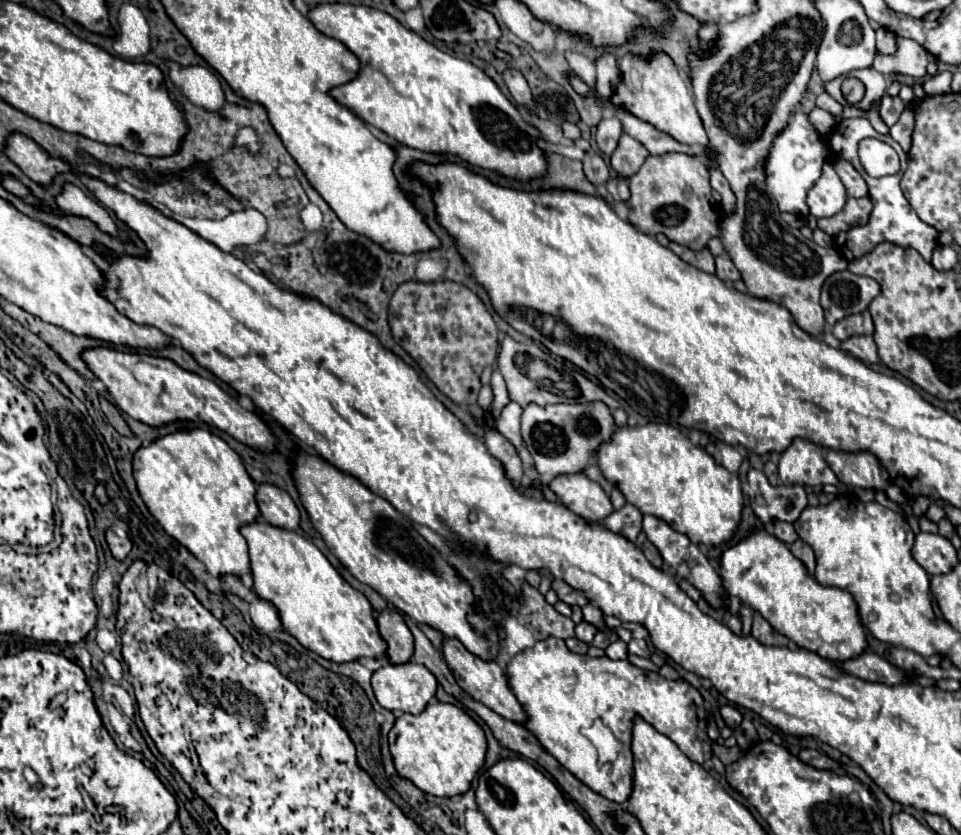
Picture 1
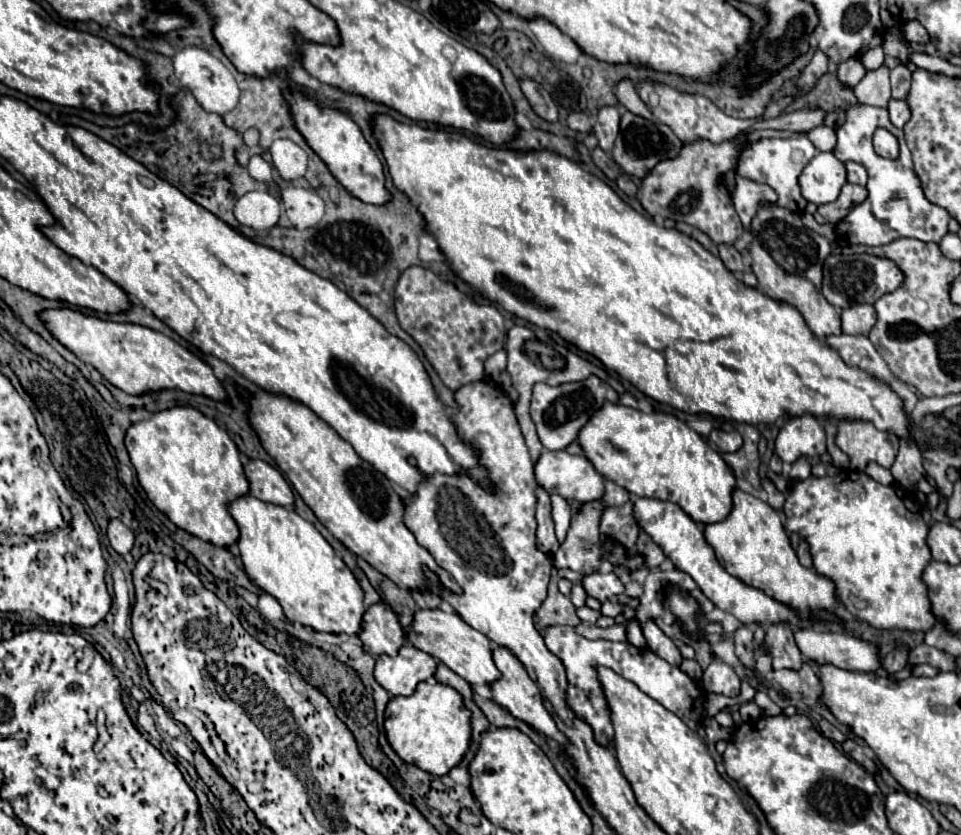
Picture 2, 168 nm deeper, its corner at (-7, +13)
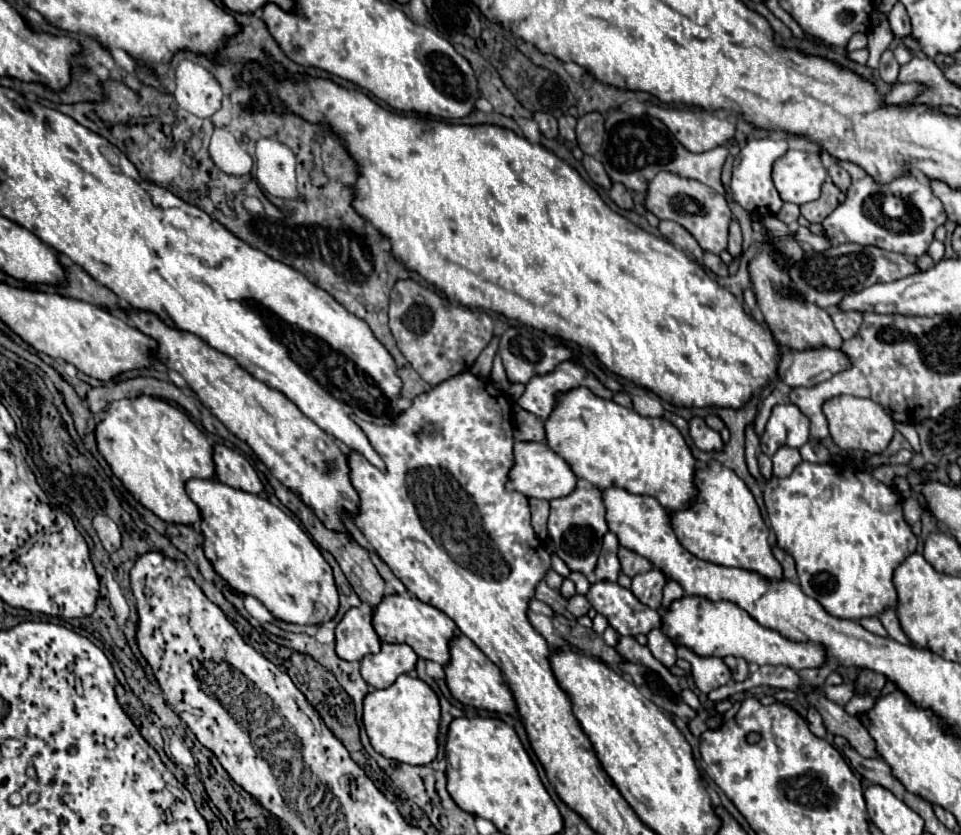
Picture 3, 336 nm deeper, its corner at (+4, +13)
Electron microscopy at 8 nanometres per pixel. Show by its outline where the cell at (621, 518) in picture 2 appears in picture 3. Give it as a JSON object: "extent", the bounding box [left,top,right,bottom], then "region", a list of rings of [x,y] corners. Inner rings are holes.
{"extent":[595,531,619,581],"region":[[[609,531],[609,533],[603,537],[603,551],[601,551],[599,563],[597,563],[597,567],[595,567],[595,577],[597,577],[597,581],[601,581],[601,579],[617,581],[617,575],[619,575],[617,549],[619,549],[617,537]]]}

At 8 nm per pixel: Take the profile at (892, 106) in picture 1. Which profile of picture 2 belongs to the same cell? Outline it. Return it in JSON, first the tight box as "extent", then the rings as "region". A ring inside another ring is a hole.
{"extent":[890,65,912,99],"region":[[[898,65],[890,71],[890,81],[892,81],[892,99],[906,99],[908,91],[910,91],[910,79],[912,73],[904,67]]]}

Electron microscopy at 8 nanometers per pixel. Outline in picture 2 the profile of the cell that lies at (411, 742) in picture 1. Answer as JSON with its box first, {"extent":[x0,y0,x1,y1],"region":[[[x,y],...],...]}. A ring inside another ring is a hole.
{"extent":[384,683,472,777],"region":[[[418,683],[418,689],[410,697],[392,697],[384,713],[384,729],[392,749],[410,765],[422,771],[444,777],[456,767],[470,751],[472,739],[472,713],[464,705],[462,695],[442,683]]]}

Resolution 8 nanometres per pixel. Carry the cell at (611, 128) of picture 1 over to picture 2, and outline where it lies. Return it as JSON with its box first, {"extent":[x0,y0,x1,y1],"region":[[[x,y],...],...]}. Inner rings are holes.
{"extent":[594,107,620,153],"region":[[[602,107],[596,117],[594,135],[598,137],[600,147],[606,153],[612,153],[618,129],[620,129],[620,109],[618,107]]]}

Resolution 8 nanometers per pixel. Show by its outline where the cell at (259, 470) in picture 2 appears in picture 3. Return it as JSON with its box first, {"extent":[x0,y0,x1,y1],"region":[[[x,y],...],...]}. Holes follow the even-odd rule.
{"extent":[213,443,263,493],"region":[[[217,443],[213,445],[213,463],[215,463],[215,477],[221,483],[249,493],[263,491],[263,483],[257,471],[247,461],[247,457],[243,457],[239,451]]]}

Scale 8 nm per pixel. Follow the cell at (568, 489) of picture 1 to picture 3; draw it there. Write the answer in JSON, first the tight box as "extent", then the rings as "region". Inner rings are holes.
{"extent":[509,441,577,499],"region":[[[515,441],[513,445],[513,467],[509,471],[509,487],[523,493],[525,497],[537,497],[537,499],[557,499],[565,497],[575,489],[577,477],[571,471],[571,467],[553,453],[545,443],[537,441]]]}

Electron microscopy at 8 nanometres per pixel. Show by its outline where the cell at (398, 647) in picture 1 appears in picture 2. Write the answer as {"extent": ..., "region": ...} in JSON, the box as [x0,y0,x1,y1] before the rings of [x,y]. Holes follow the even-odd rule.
{"extent":[358,601,406,655],"region":[[[380,601],[366,609],[362,619],[362,631],[358,635],[364,643],[364,649],[372,655],[398,655],[400,647],[406,641],[406,631],[400,623],[400,617],[388,603]]]}

